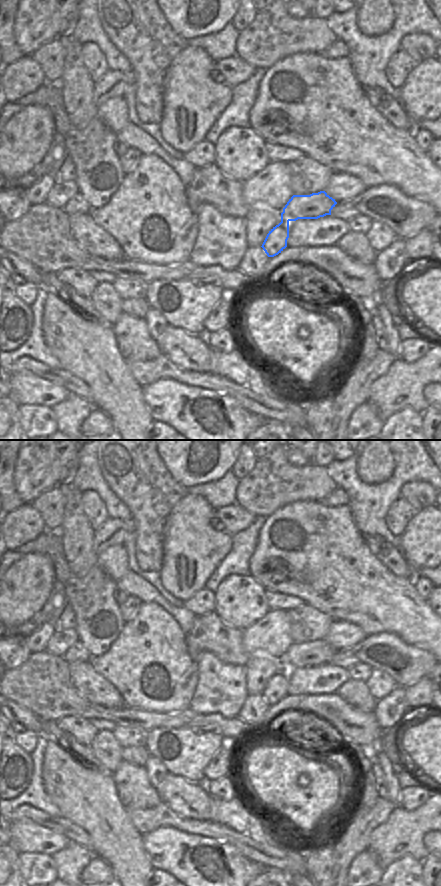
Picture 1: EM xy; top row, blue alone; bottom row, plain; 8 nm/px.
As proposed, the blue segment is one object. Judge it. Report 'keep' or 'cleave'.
cleave

